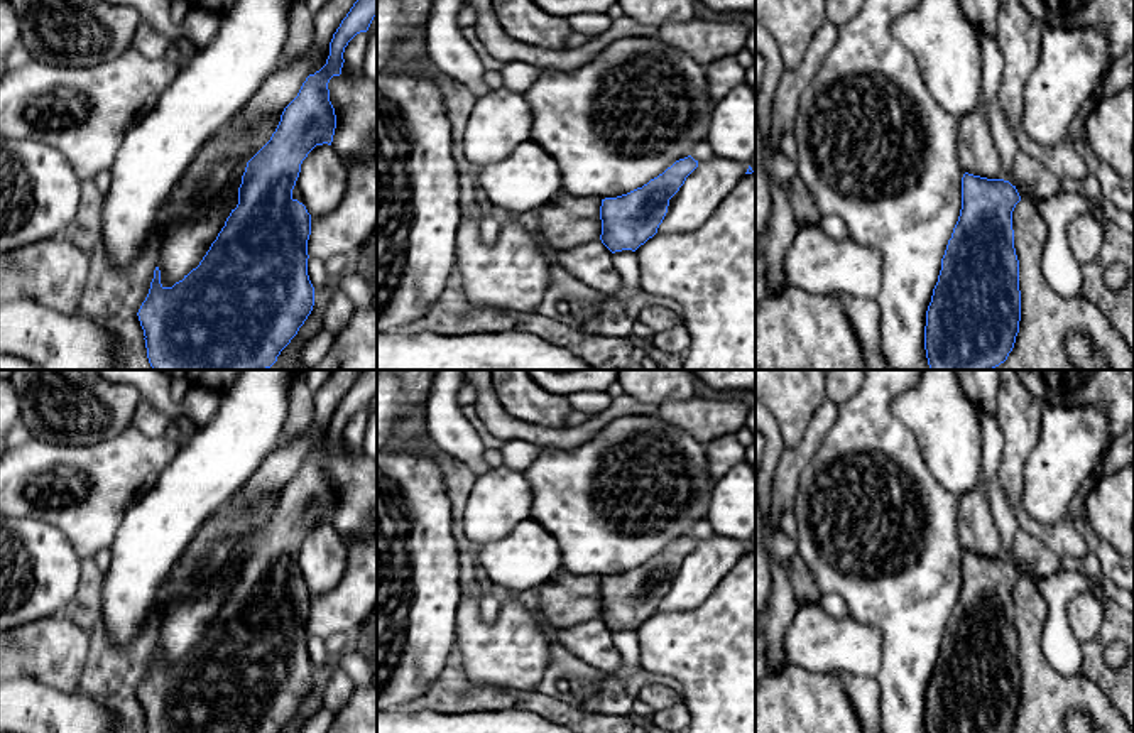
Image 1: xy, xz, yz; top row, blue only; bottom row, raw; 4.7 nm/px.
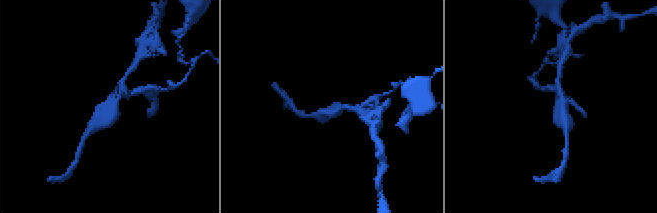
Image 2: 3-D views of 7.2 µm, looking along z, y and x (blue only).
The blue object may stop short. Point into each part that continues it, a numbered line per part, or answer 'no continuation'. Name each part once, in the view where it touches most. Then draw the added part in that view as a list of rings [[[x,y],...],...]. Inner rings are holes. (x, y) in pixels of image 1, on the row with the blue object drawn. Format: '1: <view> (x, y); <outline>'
1: xy (232, 141); [[[328,0],[319,12],[313,14],[313,49],[304,57],[274,71],[245,108],[203,145],[183,181],[174,187],[169,203],[162,208],[159,218],[161,228],[188,209],[199,181],[210,179],[216,187],[226,179],[228,166],[243,155],[252,144],[248,123],[260,115],[282,113],[297,96],[313,69],[316,56],[324,47],[330,47],[333,34],[355,2],[357,0]]]

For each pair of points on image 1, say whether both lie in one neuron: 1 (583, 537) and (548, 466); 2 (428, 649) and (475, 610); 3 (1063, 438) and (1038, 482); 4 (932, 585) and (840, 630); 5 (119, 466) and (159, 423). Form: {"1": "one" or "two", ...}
{"1": "one", "2": "two", "3": "one", "4": "two", "5": "two"}

